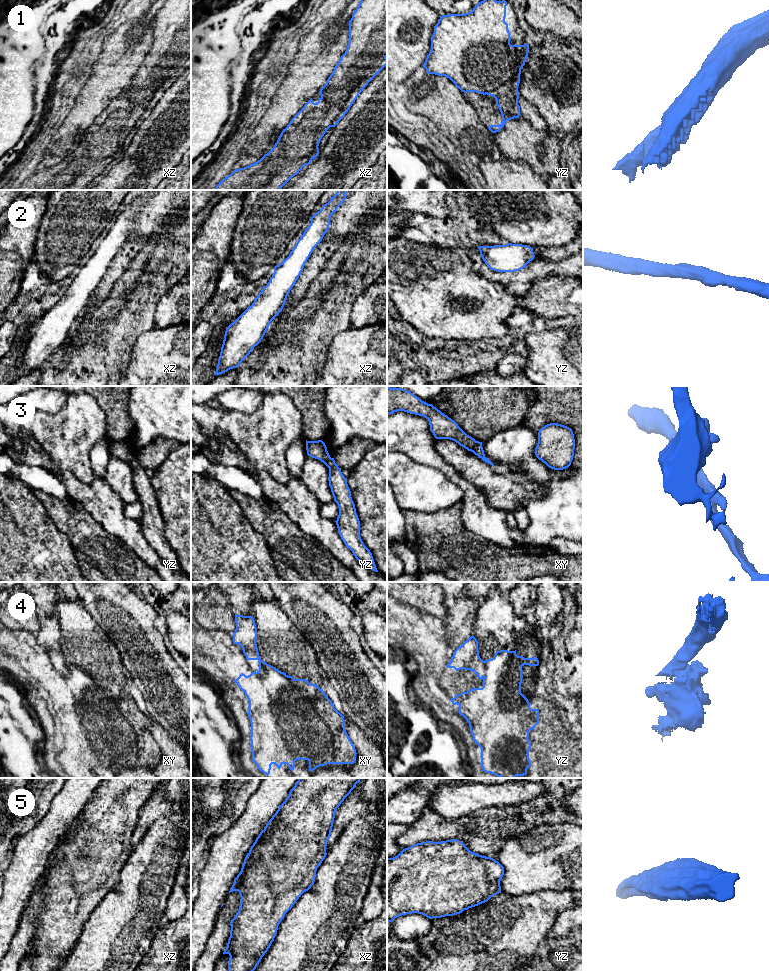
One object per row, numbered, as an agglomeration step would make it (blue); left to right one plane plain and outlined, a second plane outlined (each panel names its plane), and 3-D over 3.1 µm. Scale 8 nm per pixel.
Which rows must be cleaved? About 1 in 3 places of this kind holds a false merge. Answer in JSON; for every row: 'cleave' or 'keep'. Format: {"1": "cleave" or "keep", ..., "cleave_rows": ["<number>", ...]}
{"1": "cleave", "2": "keep", "3": "cleave", "4": "keep", "5": "keep", "cleave_rows": ["1", "3"]}

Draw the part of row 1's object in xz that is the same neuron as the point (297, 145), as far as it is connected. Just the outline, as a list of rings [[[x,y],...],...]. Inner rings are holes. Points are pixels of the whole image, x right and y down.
[[[319,91],[321,97],[317,103],[312,98],[304,107],[292,118],[290,123],[281,132],[274,147],[257,162],[244,168],[235,169],[230,175],[225,177],[216,186],[215,190],[281,190],[281,188],[295,175],[297,175],[305,165],[319,154],[319,143],[330,127],[335,127],[337,123],[345,116],[342,107],[336,104],[330,104],[324,99],[324,93]]]

